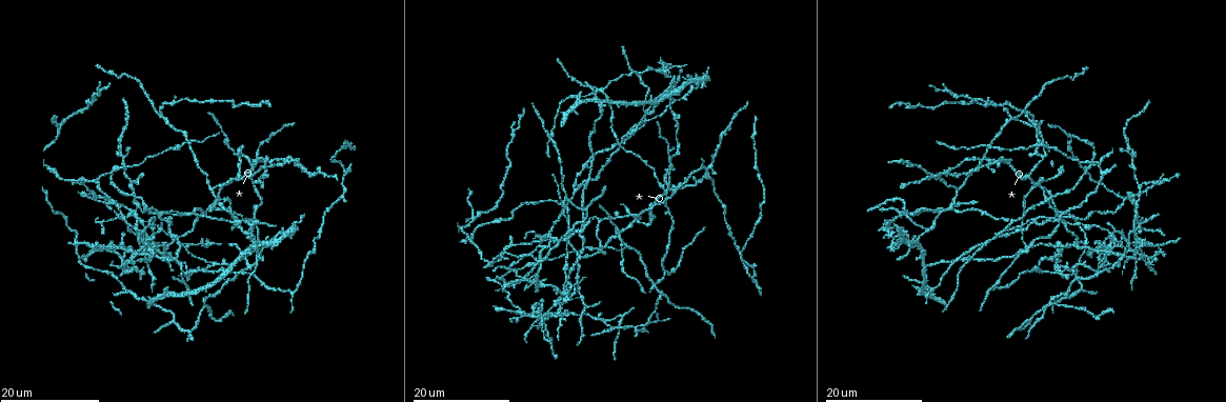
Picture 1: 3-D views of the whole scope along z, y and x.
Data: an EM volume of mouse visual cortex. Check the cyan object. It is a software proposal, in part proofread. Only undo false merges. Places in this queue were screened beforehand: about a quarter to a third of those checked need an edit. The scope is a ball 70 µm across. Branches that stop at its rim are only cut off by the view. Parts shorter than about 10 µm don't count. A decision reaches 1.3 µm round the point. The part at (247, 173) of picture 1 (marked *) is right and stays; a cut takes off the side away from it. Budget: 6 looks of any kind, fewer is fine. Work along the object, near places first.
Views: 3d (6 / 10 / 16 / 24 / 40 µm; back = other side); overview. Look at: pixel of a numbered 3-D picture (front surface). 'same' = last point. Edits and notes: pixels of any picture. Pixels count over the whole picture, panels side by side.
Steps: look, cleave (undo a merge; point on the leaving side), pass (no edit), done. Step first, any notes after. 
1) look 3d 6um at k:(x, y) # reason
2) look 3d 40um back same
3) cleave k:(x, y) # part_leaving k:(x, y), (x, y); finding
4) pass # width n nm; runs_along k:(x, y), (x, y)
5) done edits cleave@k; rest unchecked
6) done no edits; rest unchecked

look 3d 16um at 1:(1076, 246) # branch point

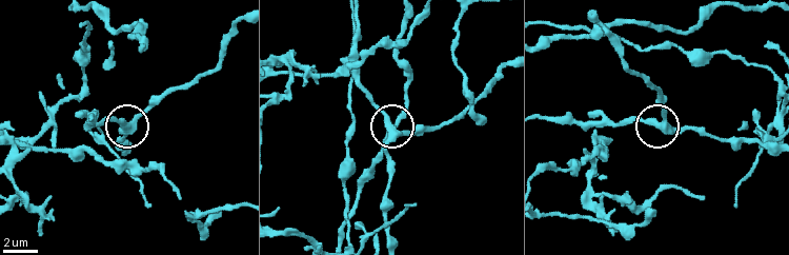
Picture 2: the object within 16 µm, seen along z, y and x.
look 3d 6um at 2:(123, 129) # closer look

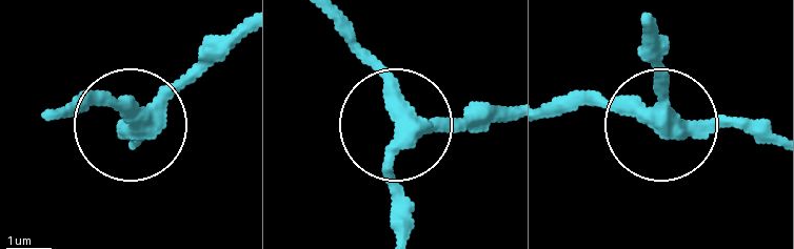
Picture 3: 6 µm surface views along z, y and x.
pass # side_arm 90 um; runs_along 3:(508, 110), (398, 118), (386, 77), (337, 20); continuous, no second neuron

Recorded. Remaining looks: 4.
look 3d 24um at 1:(1012, 224) # two arms in line, one across

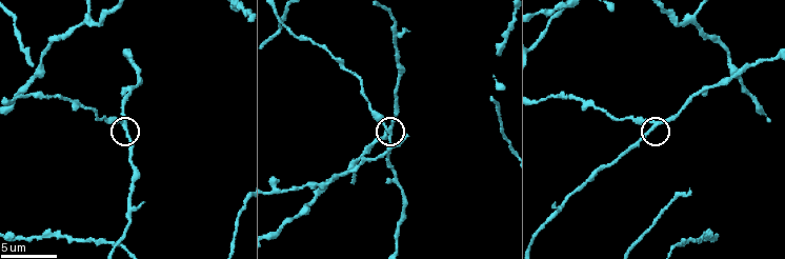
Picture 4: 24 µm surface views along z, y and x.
look 3d 6um at 4:(656, 123)

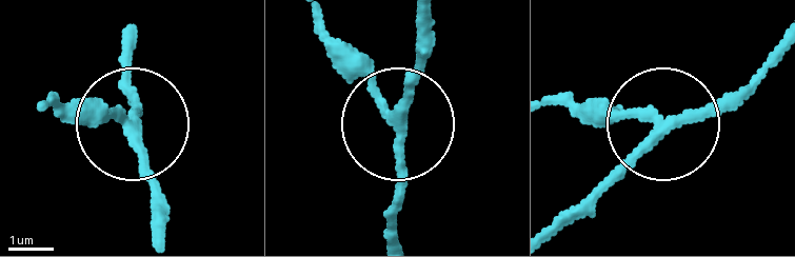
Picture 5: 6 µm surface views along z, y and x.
pass # width 210 nm; all the same neuron

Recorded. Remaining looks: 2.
look 3d 16um at 1:(599, 89) # four arms meet

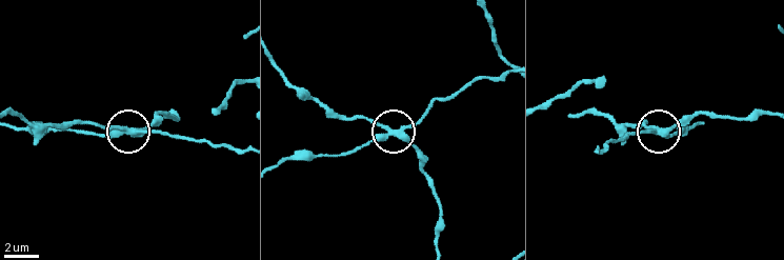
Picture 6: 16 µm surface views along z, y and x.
look 3d 10um at 6:(398, 134)

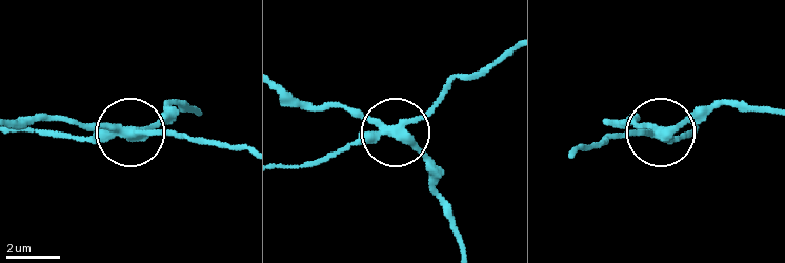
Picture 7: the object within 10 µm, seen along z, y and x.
cleave 7:(164, 130) # arms 4; part_leaving 7:(123, 133), (78, 139), (17, 133); a second neuron is stuck on

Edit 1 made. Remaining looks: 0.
done edits cleave@7; rest unchecked

